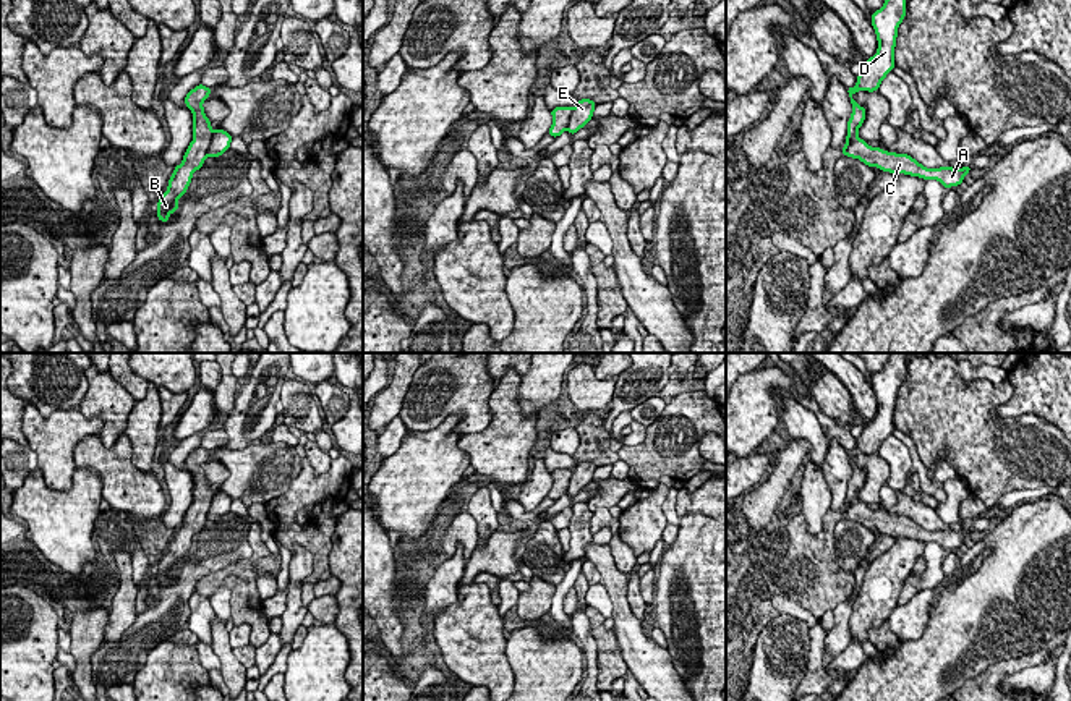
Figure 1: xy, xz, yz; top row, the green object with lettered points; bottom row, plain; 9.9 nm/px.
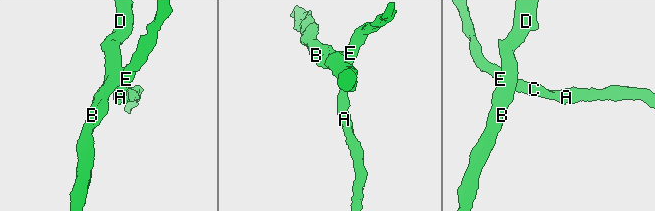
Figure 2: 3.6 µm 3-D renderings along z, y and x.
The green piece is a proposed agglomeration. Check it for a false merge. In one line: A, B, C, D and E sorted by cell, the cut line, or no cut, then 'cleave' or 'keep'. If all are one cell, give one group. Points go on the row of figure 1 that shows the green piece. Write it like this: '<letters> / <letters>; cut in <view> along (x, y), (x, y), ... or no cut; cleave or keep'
A C E / B D; cut in xy along (214, 131), (206, 154); cleave

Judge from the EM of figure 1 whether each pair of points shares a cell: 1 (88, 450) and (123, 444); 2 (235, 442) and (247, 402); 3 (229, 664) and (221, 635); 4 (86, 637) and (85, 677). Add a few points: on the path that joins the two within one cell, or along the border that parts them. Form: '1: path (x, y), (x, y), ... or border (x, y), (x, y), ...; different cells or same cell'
1: path (96, 454), (115, 452); same cell
2: path (238, 433), (238, 412); same cell
3: path (227, 658), (221, 641); same cell
4: path (83, 646), (83, 667); same cell

